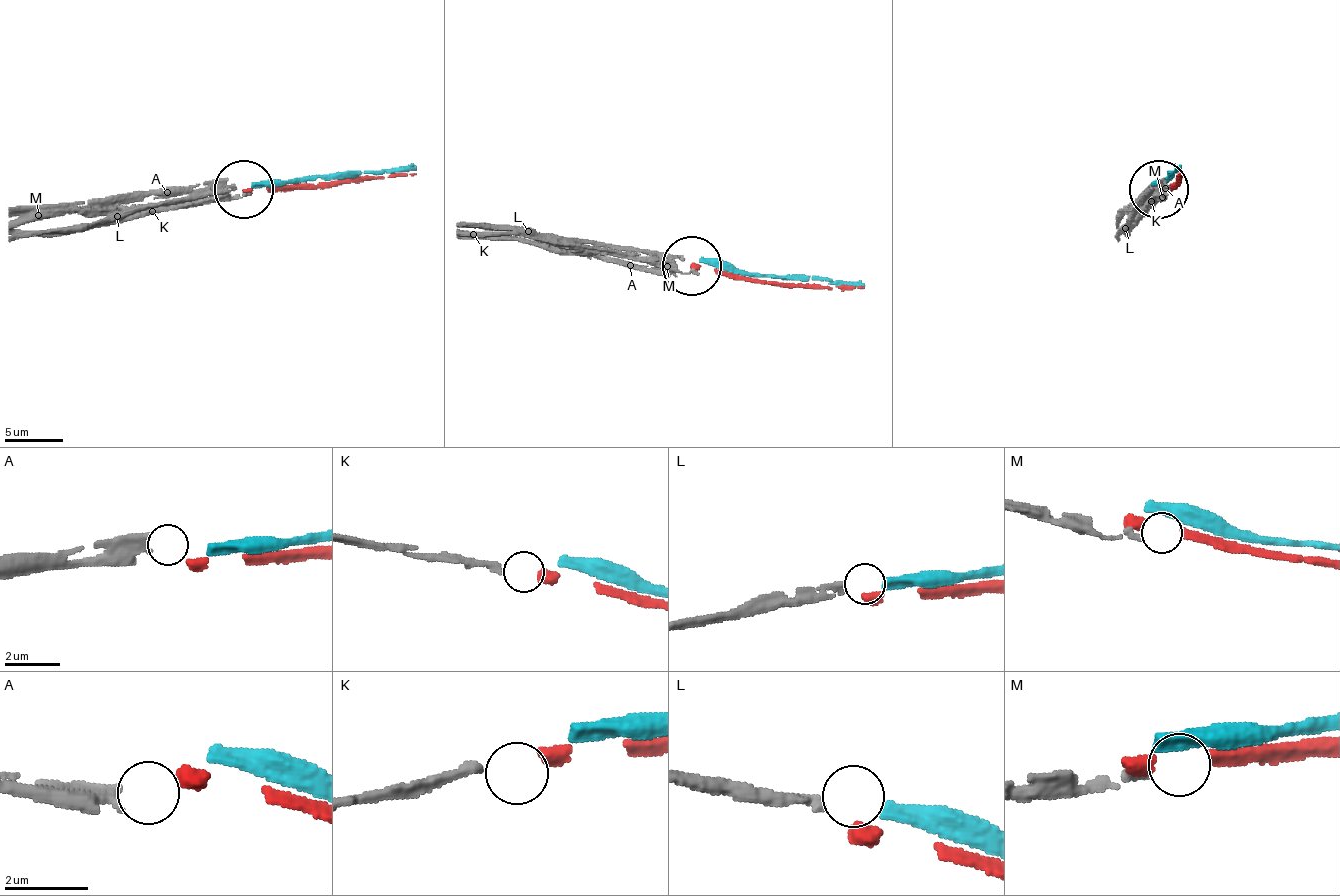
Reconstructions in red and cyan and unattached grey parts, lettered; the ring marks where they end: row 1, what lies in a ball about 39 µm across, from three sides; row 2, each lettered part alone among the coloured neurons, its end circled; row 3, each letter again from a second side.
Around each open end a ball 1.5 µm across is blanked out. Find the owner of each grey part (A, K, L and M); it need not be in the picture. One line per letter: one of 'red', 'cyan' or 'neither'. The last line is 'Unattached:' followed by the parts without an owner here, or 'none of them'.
A: neither
K: red
L: cyan
M: neither
Unattached: A, M

